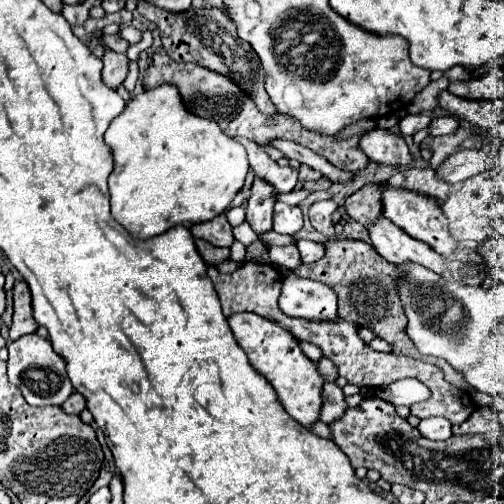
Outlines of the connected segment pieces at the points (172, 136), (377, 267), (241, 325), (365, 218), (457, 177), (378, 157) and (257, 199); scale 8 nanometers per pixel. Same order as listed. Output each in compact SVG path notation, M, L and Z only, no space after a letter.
M172 84L140 92L110 124L104 140L114 154L114 170L108 178L112 216L136 240L148 240L174 226L202 224L224 214L244 186L244 178L250 168L244 146L234 138L228 138L220 126L210 120L186 112Z
M330 240L326 242L326 248L328 252L324 260L318 260L314 264L304 264L294 272L298 276L312 278L334 288L334 292L338 294L338 316L340 318L352 320L364 328L370 328L380 338L390 342L396 354L422 358L422 354L416 350L412 340L404 334L408 320L406 320L404 306L398 296L398 282L402 278L398 268L392 264L386 264L386 276L384 276L384 258L368 242Z
M242 312L242 314L230 316L228 324L230 324L230 330L232 330L236 342L248 354L250 364L262 376L266 376L266 380L278 392L278 398L284 404L286 412L296 422L300 422L304 428L312 428L320 420L322 386L326 382L322 378L322 374L318 372L318 364L312 362L310 358L306 358L306 354L302 352L298 340L292 338L292 334L288 334L286 328L282 328L278 324L272 324L270 320L264 320L262 316Z
M374 184L360 188L356 194L352 194L344 202L344 210L352 220L356 220L356 222L360 222L362 226L368 228L370 224L374 224L374 220L378 220L382 216L380 188L374 186Z
M458 150L444 164L438 166L436 174L444 176L444 180L448 180L450 184L458 184L458 182L464 182L464 180L488 170L490 166L492 166L490 152L484 152L484 150Z
M370 130L362 136L360 148L366 156L376 164L386 166L410 166L414 156L408 150L404 138L400 134L392 134L390 130Z
M256 178L254 186L252 186L252 196L246 206L246 222L252 226L252 230L258 236L272 230L274 204L276 204L276 198L272 196L272 188L268 188L268 184L264 184L264 180Z

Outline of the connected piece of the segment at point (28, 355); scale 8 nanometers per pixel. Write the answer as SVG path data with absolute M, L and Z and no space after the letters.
M26 334L8 346L8 378L20 388L30 406L60 406L72 394L72 384L66 376L64 360L54 352L52 344L38 334Z

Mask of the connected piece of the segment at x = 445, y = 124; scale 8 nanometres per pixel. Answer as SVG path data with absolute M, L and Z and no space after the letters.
M444 116L444 118L434 118L430 124L430 134L452 134L454 130L458 130L458 120L452 116Z

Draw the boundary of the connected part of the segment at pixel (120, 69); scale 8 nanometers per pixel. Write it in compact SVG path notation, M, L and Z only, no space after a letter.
M106 50L102 60L104 60L102 80L108 88L116 90L128 76L128 58L126 58L126 54L116 54L112 50Z

